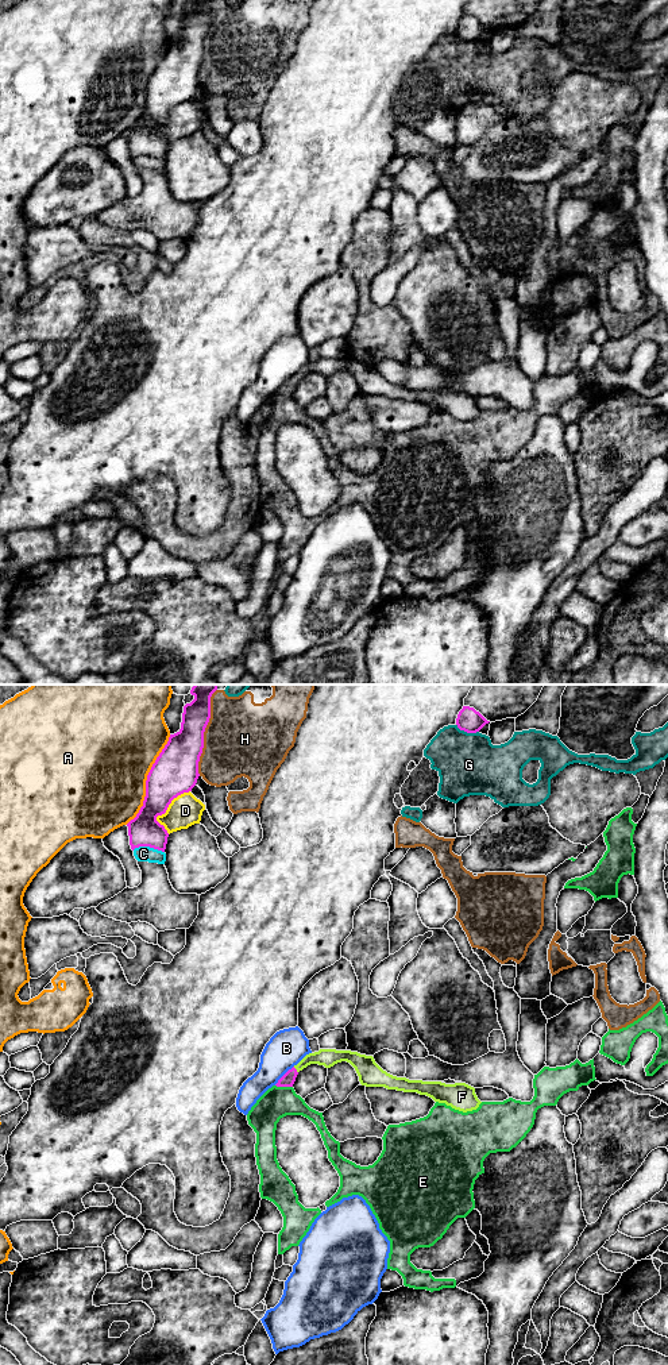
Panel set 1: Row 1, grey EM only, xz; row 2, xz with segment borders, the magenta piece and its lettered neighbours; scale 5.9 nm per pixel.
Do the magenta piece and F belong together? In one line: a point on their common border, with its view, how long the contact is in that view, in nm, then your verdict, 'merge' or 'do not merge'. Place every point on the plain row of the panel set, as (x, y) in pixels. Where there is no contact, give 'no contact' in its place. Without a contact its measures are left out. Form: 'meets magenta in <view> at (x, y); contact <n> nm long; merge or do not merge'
meets magenta in xz at (296, 378); contact 50 nm long; merge

